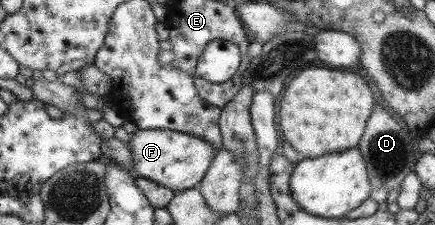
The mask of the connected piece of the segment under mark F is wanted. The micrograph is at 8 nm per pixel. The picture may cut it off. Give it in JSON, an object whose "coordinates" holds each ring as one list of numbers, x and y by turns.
{"coordinates":[[137,129,129,134,127,143,135,173,174,193,198,187,211,159,215,157,214,147,207,140,184,132]]}

